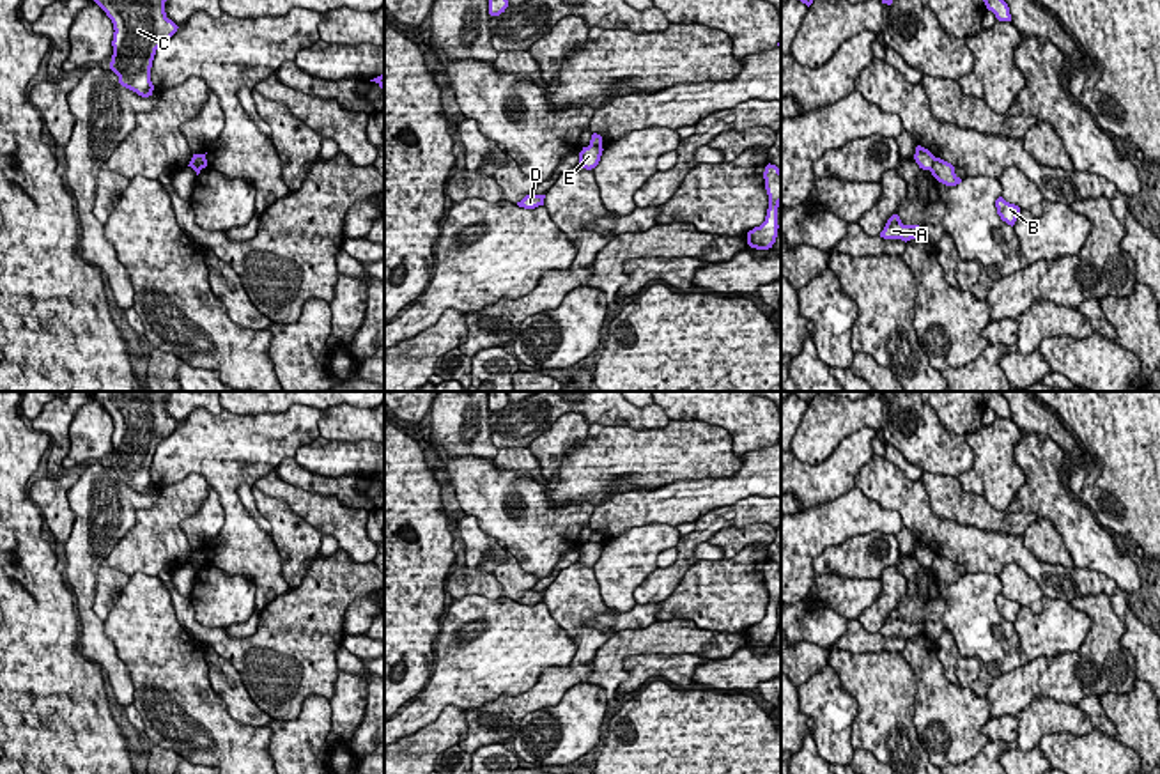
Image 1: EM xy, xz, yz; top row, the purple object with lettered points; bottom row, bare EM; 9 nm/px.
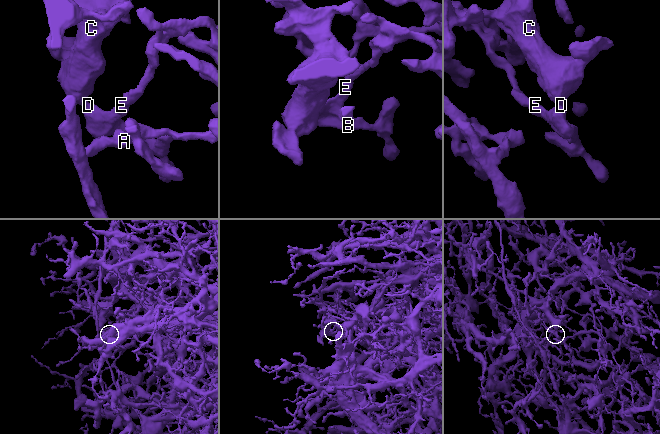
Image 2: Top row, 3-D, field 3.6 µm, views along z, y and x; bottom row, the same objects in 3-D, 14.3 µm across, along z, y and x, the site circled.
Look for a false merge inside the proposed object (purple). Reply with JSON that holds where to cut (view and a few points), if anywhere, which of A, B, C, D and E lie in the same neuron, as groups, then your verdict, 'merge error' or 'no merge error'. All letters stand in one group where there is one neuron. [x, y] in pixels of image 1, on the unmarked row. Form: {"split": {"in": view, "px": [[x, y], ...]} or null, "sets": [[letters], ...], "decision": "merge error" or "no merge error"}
{"split": {"in": "yz", "px": [[935, 555], [930, 567]]}, "sets": [["A"], ["B", "C", "D", "E"]], "decision": "merge error"}

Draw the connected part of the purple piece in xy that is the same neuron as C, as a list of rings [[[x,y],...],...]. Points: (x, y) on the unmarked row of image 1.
[[[92,391],[92,397],[113,420],[110,466],[119,480],[142,494],[152,492],[156,446],[179,425],[165,409],[168,391]]]

